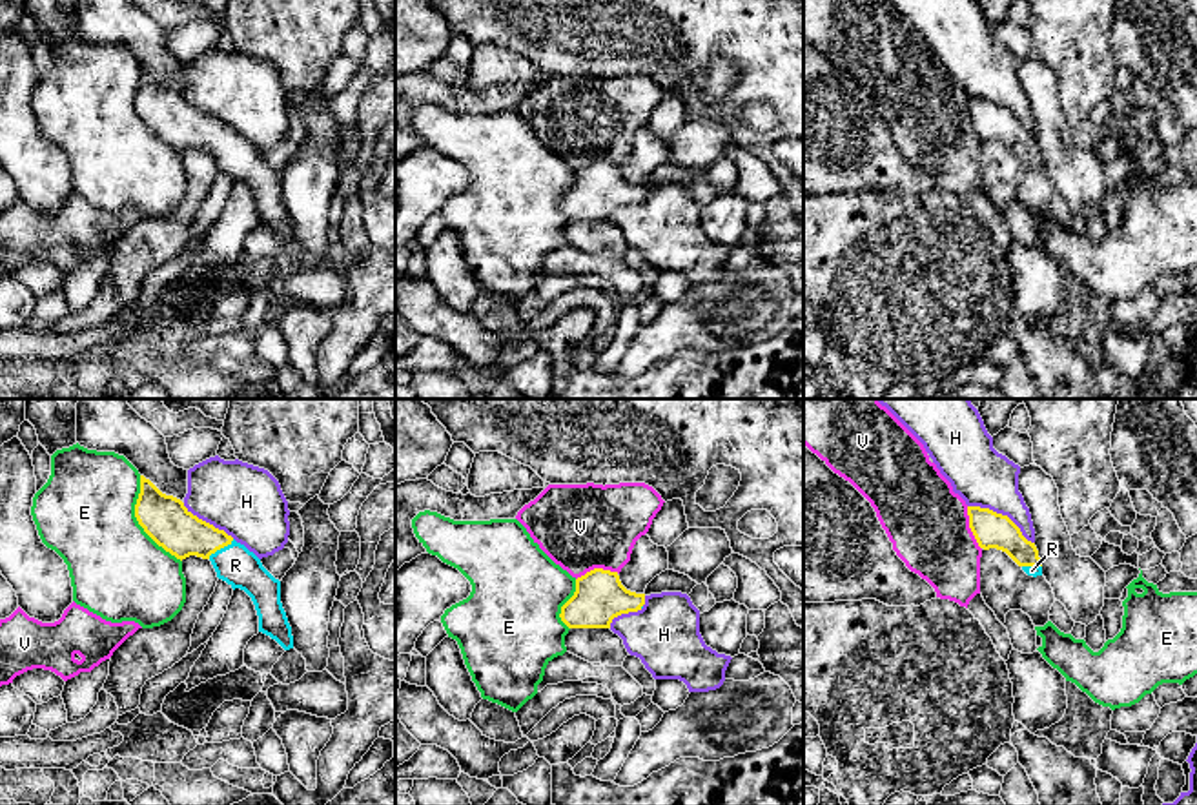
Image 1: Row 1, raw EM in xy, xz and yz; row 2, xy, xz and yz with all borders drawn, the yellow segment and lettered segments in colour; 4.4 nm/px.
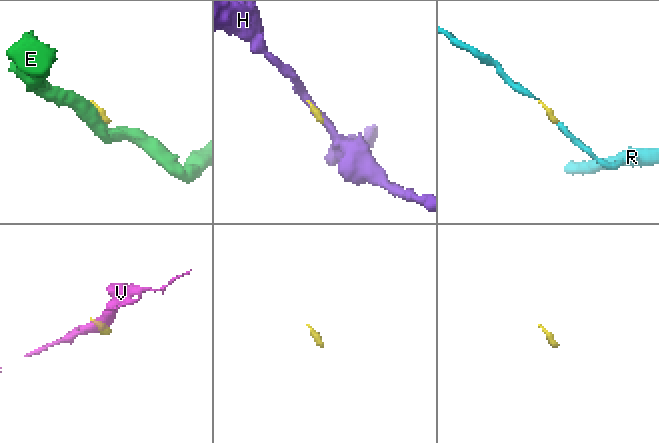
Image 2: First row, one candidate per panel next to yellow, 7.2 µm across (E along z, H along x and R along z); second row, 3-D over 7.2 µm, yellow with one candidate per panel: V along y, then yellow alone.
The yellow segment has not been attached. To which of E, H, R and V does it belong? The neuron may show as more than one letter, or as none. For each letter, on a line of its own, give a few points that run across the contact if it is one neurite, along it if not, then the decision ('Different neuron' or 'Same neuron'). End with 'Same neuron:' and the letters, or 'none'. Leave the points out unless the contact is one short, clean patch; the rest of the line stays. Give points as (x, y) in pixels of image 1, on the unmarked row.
E: Different neuron
H: Different neuron
R: Same neuron
V: Different neuron
Same neuron: R

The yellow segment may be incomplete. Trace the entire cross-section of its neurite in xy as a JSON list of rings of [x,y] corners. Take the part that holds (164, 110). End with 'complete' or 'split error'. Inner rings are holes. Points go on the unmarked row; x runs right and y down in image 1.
[[[144,67],[135,109],[144,124],[177,151],[189,148],[210,151],[219,171],[251,189],[259,224],[275,231],[284,242],[293,240],[292,219],[281,195],[281,173],[253,144],[224,122],[193,107],[180,91],[162,86]]]; split error

